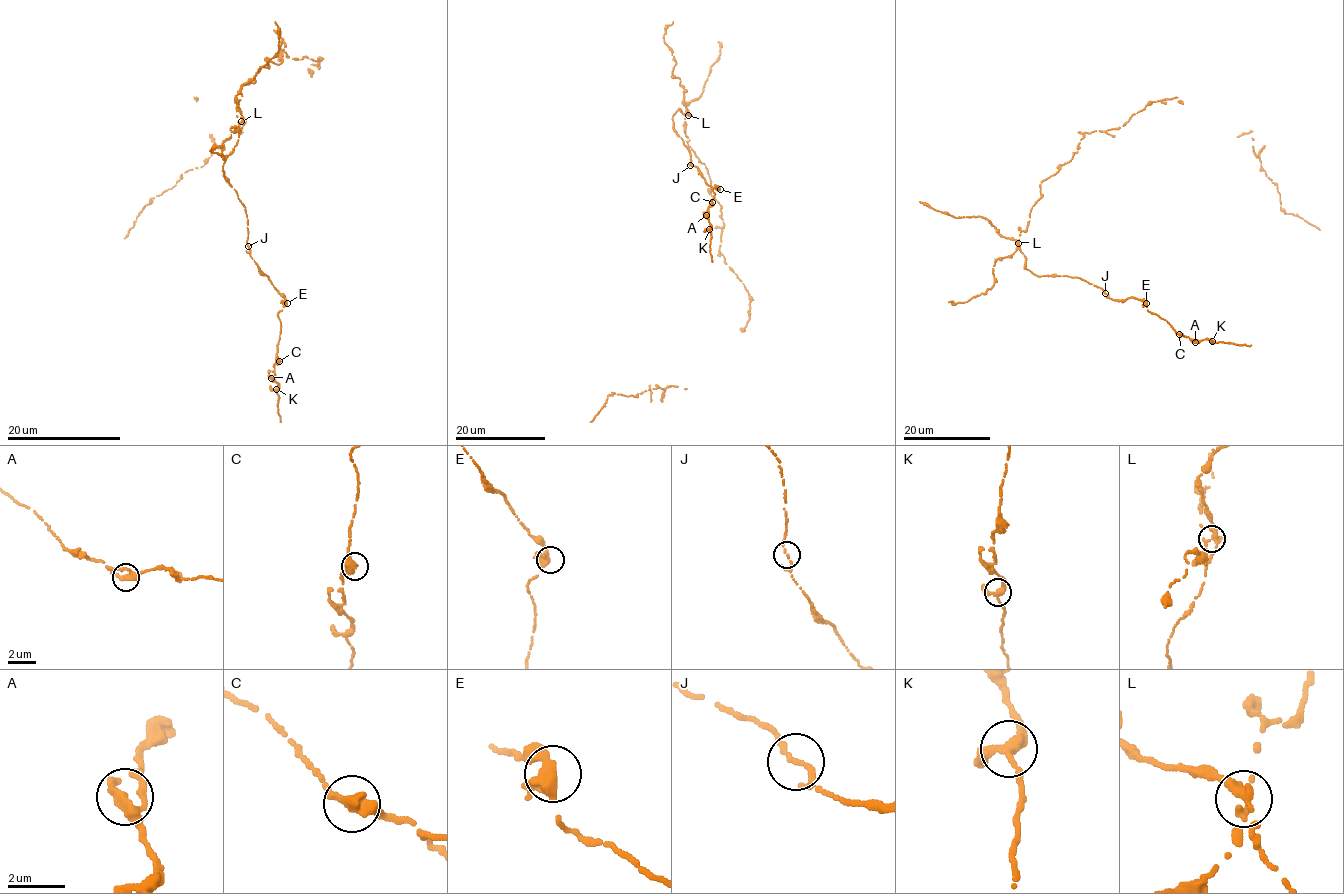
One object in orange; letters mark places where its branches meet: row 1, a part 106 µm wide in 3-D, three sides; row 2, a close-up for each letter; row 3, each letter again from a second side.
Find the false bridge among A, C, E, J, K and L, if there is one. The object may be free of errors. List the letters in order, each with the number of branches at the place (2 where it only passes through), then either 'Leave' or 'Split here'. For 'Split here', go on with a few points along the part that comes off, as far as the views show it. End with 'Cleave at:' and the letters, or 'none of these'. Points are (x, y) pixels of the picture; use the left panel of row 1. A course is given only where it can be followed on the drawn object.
A: Branches: 3. Leave
C: Branches: 2. Leave
E: Branches: 3. Leave
J: Branches: 2. Leave
K: Branches: 3. Leave
L: Branches: 3. Split here
Cleave at: L

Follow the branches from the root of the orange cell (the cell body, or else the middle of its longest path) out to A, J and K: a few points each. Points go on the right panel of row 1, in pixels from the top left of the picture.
A: (1058, 171), (1039, 184), (1017, 241), (1027, 269), (1144, 301), (1195, 342)
J: (1058, 171), (1039, 184), (1042, 196), (1017, 241), (1025, 266), (1038, 276), (1081, 278), (1106, 293)
K: (1058, 171), (1039, 184), (1017, 241), (1027, 269), (1142, 300), (1178, 333), (1212, 341)

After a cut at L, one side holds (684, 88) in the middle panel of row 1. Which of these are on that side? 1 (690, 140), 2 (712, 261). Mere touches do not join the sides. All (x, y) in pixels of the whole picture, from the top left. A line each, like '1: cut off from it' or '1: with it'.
1: with it
2: cut off from it

